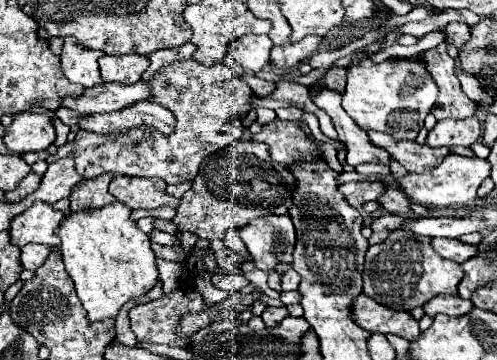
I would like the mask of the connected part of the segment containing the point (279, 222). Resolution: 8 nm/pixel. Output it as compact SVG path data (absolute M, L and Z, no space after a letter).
M263 215L239 229L243 243L253 255L257 269L269 273L279 263L293 263L295 249L295 227L291 217L285 215Z

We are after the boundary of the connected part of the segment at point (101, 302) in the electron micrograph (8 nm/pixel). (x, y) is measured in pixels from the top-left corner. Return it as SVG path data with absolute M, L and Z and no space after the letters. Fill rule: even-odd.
M113 201L103 207L67 213L57 227L61 239L61 253L67 273L75 283L89 321L103 321L117 317L119 309L135 297L143 297L157 283L155 253L149 235L145 235L131 219L131 209Z

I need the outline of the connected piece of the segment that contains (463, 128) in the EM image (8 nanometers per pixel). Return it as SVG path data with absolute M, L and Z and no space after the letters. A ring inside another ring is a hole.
M477 117L469 119L441 119L427 135L429 147L451 147L451 145L463 145L469 147L481 137L481 125Z

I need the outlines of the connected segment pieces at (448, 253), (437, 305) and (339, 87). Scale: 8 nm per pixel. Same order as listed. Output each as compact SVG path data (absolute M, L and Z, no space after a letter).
M433 239L433 247L437 249L439 255L443 255L445 259L451 259L451 261L457 261L457 263L463 263L471 257L477 255L477 245L467 245L459 239Z
M439 295L433 301L429 301L423 309L429 317L435 317L439 313L445 313L451 317L461 317L473 309L473 303L467 299L461 299L459 295Z
M331 69L319 83L325 83L325 87L335 87L337 93L345 89L345 69Z

